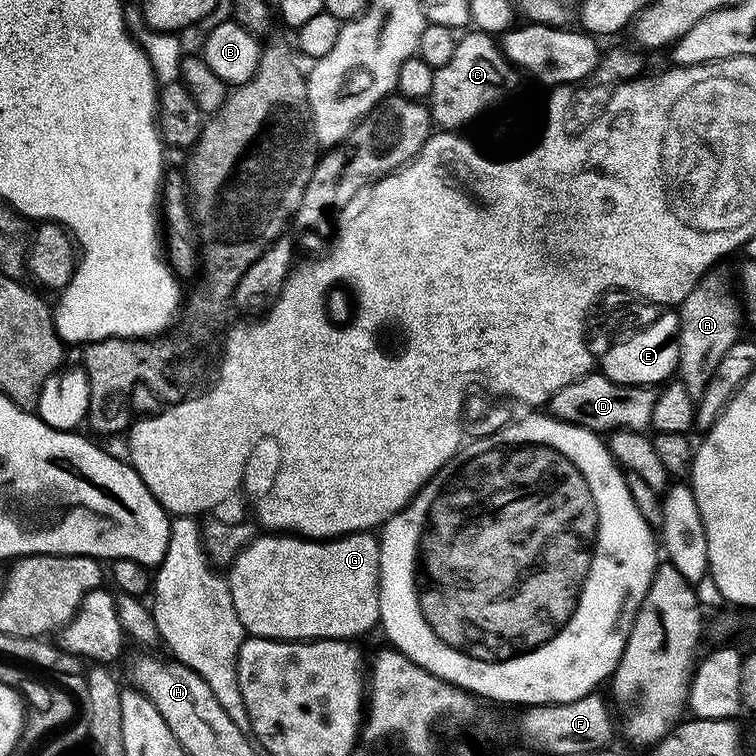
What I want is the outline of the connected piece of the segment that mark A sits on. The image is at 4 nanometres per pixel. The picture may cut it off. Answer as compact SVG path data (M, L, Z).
M717 266L708 270L698 283L695 284L694 290L683 299L678 306L678 315L680 317L680 366L678 369L679 383L686 386L686 390L690 390L690 394L694 398L703 396L706 390L706 382L710 382L710 374L714 374L714 370L718 370L718 362L722 362L722 358L726 354L726 350L730 350L730 346L734 346L734 342L741 339L740 320L742 324L742 304L736 297L736 290L732 281L730 282L729 274L722 270L723 267Z

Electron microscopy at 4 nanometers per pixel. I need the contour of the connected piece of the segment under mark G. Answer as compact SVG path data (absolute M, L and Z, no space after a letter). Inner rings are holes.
M351 532L348 536L337 536L335 540L306 540L303 536L293 536L291 534L263 534L257 535L248 543L245 548L232 561L230 567L226 572L226 579L228 582L228 589L230 590L230 598L234 598L234 610L238 610L238 618L242 622L245 633L248 636L261 636L267 640L299 640L301 642L306 640L352 640L353 638L360 638L363 632L368 632L372 627L377 627L380 624L380 542L379 539L372 532Z

